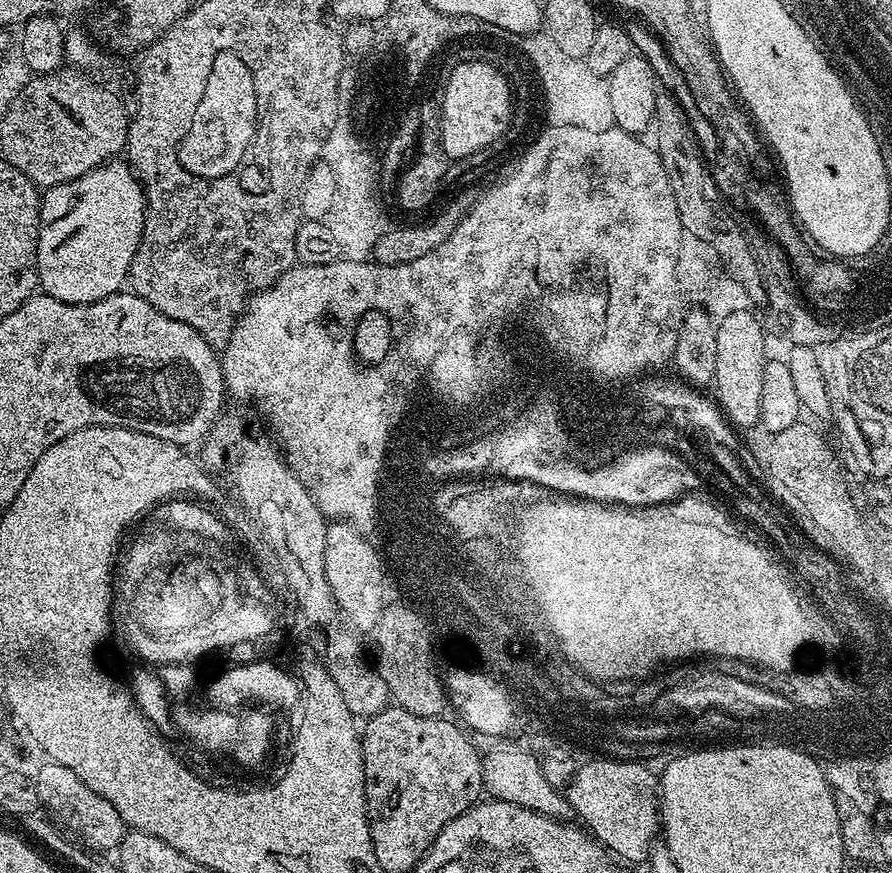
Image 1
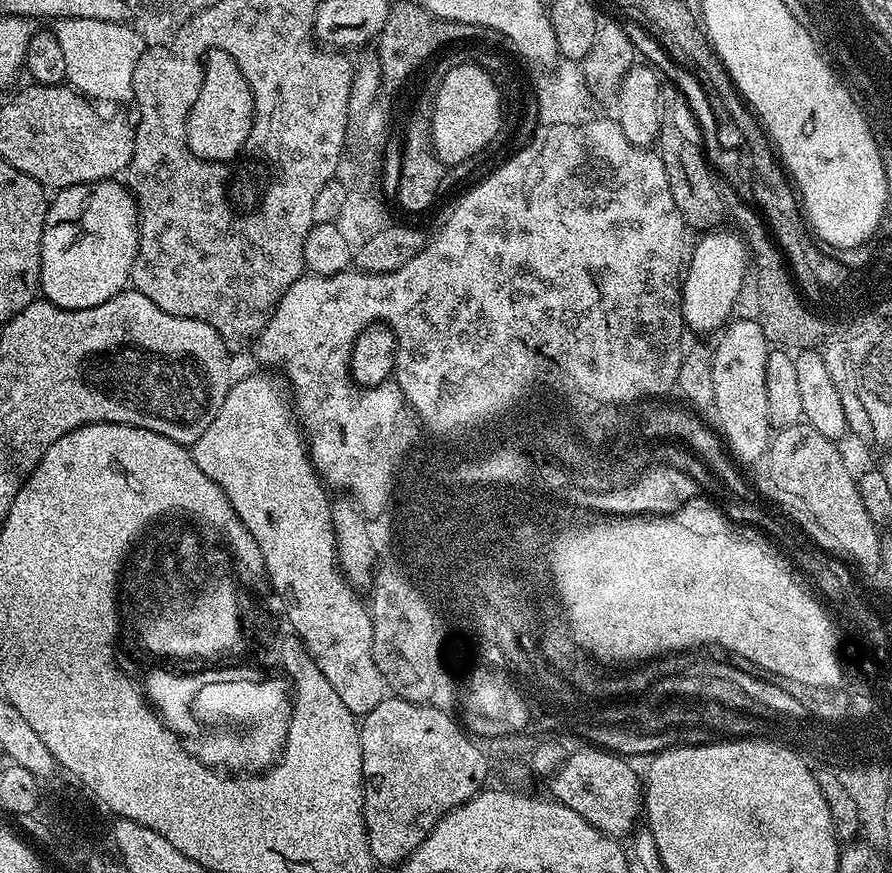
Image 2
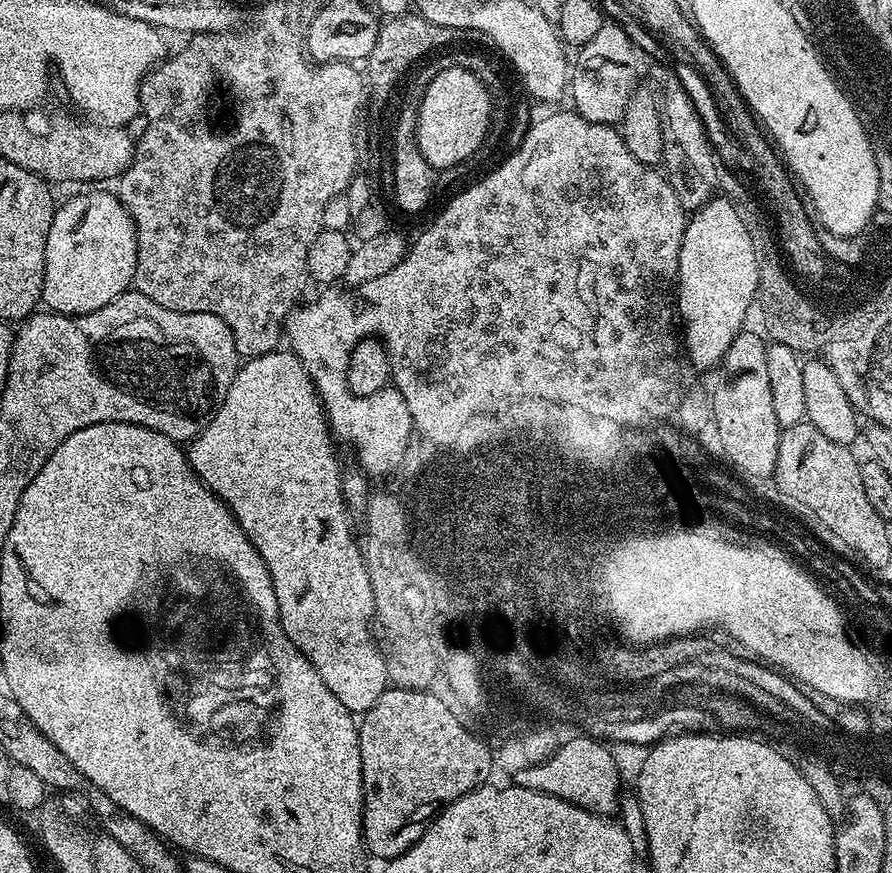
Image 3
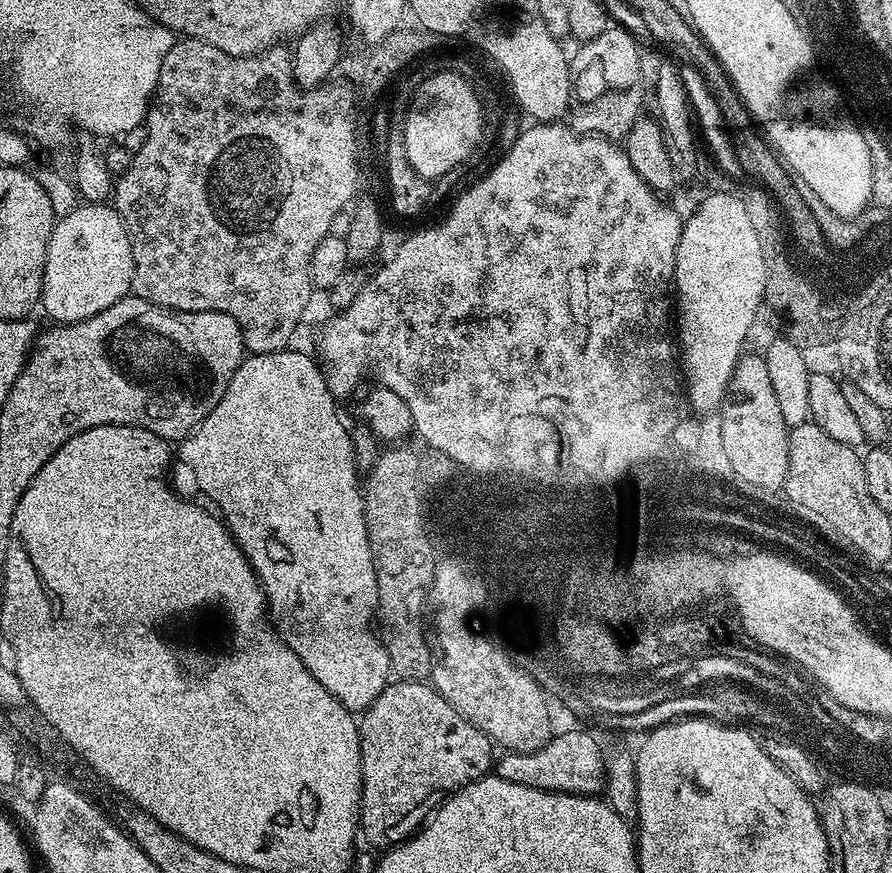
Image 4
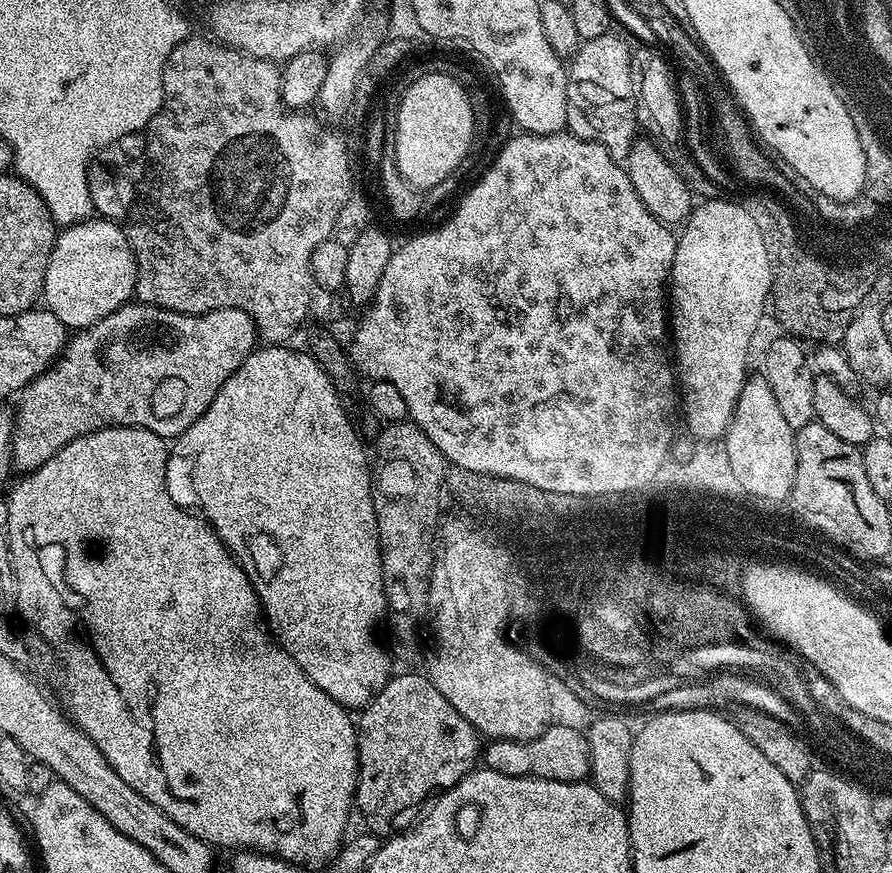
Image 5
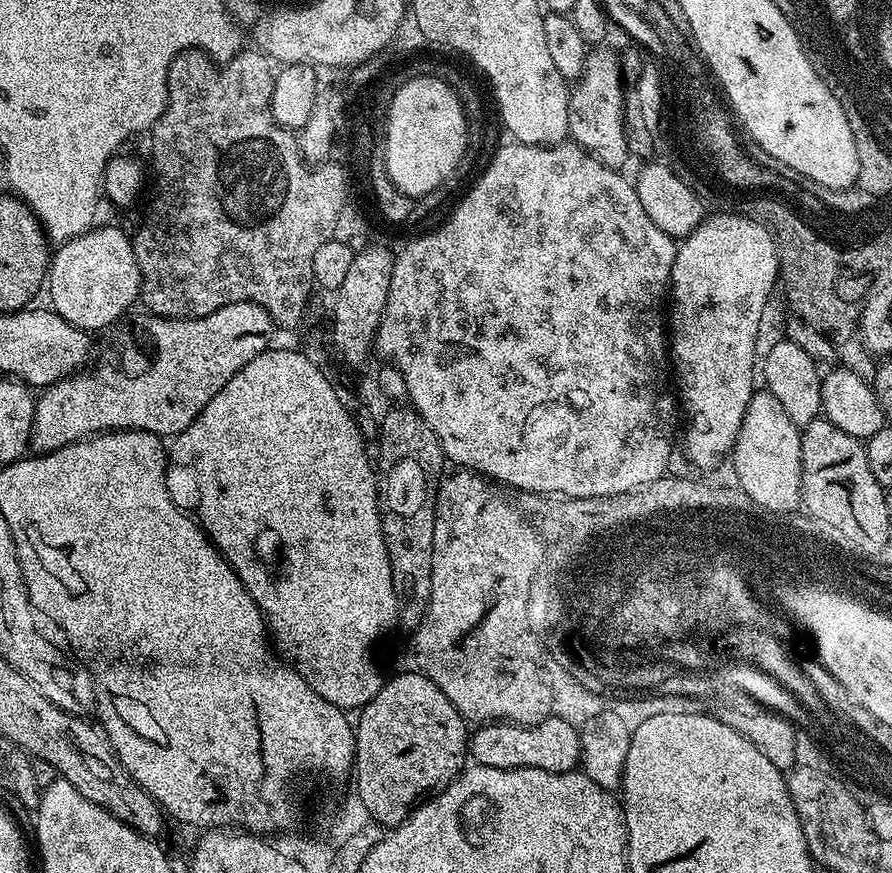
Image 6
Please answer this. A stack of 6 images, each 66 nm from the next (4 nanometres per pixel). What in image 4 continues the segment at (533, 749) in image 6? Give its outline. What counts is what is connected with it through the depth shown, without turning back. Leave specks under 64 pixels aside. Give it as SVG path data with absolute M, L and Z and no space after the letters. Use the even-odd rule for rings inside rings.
M577 726L569 733L557 732L542 746L533 752L505 751L504 757L497 759L494 764L495 775L506 778L510 782L518 782L522 786L541 788L547 792L572 792L576 796L595 796L604 787L605 753L600 753L600 744L583 727Z

